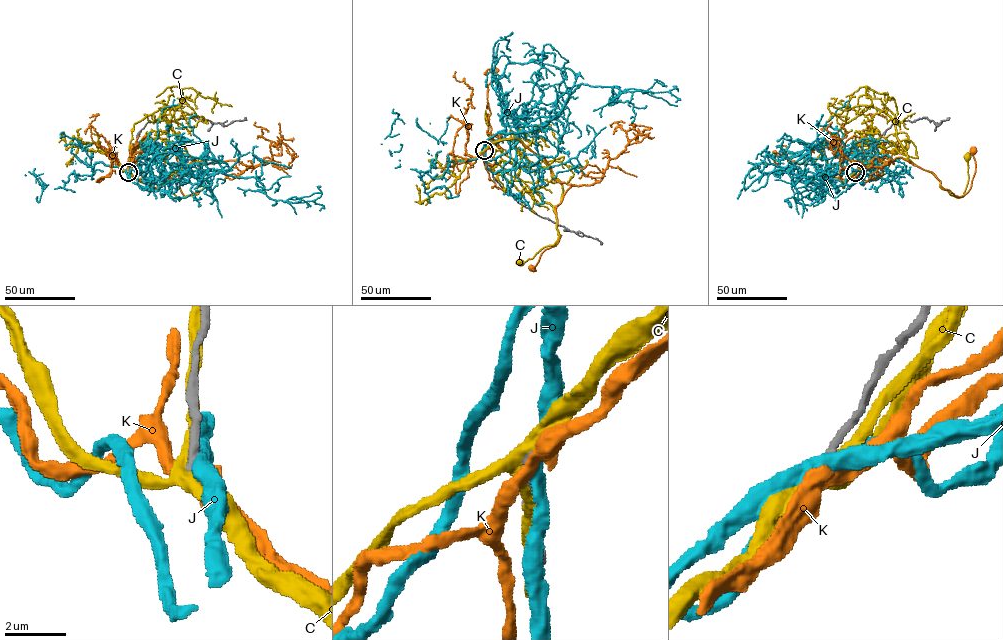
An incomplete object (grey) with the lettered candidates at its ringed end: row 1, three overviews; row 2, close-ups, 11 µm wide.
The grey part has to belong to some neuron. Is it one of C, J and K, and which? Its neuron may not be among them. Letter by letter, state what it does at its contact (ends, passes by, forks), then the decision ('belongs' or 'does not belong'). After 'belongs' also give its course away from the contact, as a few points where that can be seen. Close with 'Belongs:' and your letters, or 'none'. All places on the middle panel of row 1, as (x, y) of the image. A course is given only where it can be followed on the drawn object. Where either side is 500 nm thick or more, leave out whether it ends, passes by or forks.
C: it forks there; does not belong
J: it passes by; does not belong
K: it passes by; does not belong
Belongs: none

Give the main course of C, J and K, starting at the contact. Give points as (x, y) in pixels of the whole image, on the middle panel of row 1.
C: (484, 150), (491, 168), (500, 161), (509, 162), (515, 179), (555, 214), (556, 241), (520, 262)
J: (484, 151), (485, 142), (497, 134), (529, 132), (549, 122), (575, 85), (616, 87), (622, 92), (676, 87)
K: (484, 150), (518, 138), (543, 157), (554, 178), (572, 185), (556, 209), (558, 242), (532, 267)

